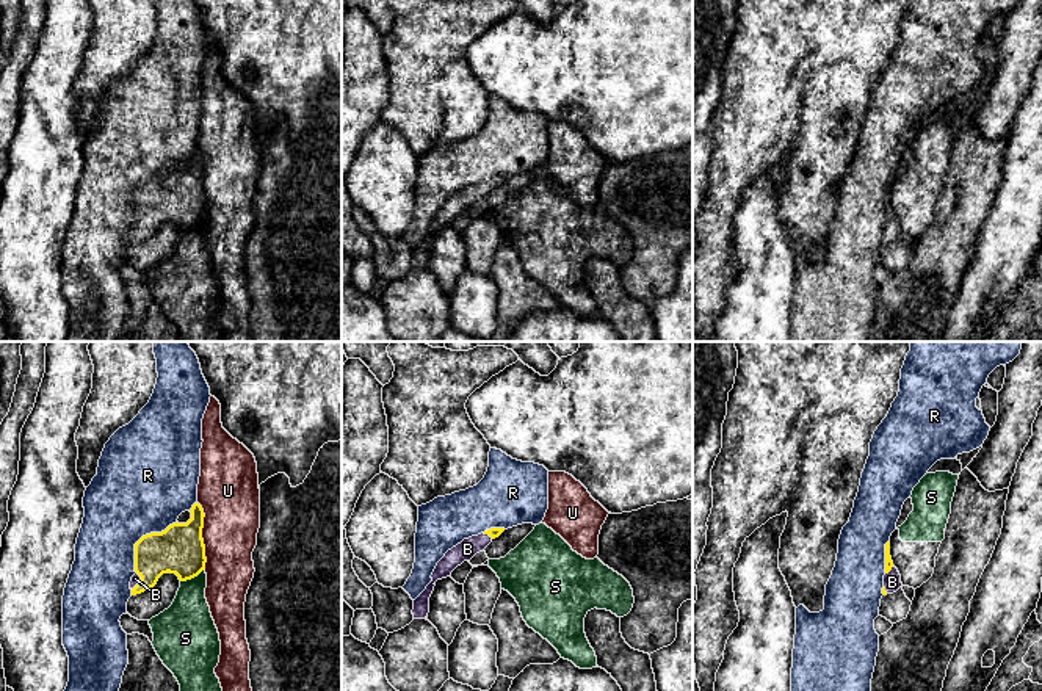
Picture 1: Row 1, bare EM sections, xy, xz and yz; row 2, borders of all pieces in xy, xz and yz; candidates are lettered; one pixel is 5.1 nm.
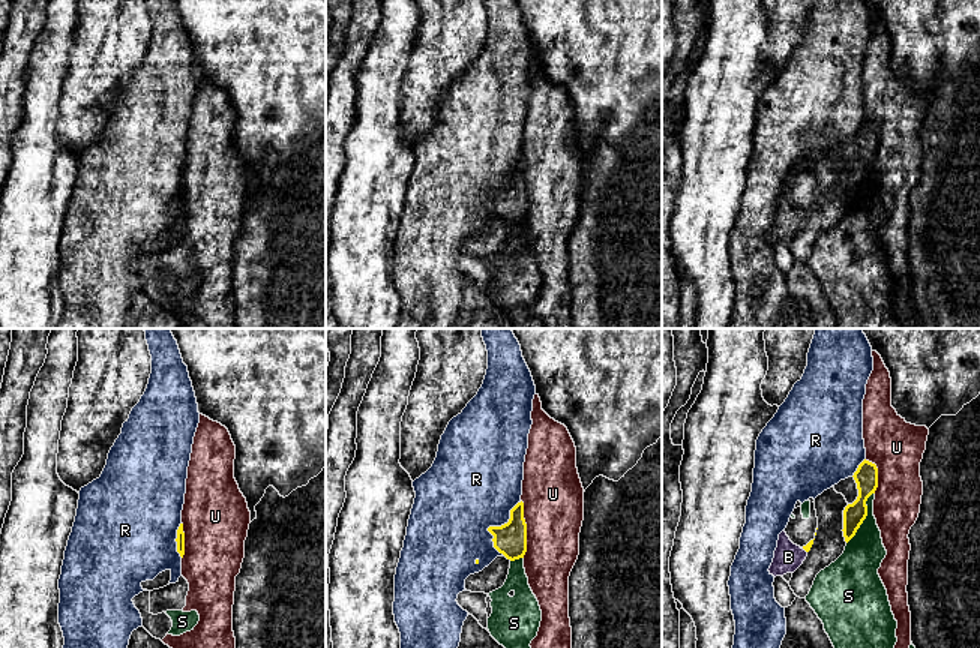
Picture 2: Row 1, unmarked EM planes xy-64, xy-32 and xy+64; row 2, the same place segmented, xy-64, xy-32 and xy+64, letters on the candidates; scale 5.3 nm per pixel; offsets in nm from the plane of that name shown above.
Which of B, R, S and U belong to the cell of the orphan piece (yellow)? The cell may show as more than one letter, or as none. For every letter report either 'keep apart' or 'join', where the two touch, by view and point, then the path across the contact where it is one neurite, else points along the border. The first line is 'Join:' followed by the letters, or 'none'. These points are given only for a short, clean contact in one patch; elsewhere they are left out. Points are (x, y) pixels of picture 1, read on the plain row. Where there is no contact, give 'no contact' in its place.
Join: B
B: join; meets yellow in yz at (889, 220); runs through yz (889, 212), (889, 220), (892, 231)
R: keep apart; meets yellow in xy at (141, 187)
S: keep apart; meets yellow in xy at (191, 226)
U: keep apart; meets yellow in xy at (201, 185)

